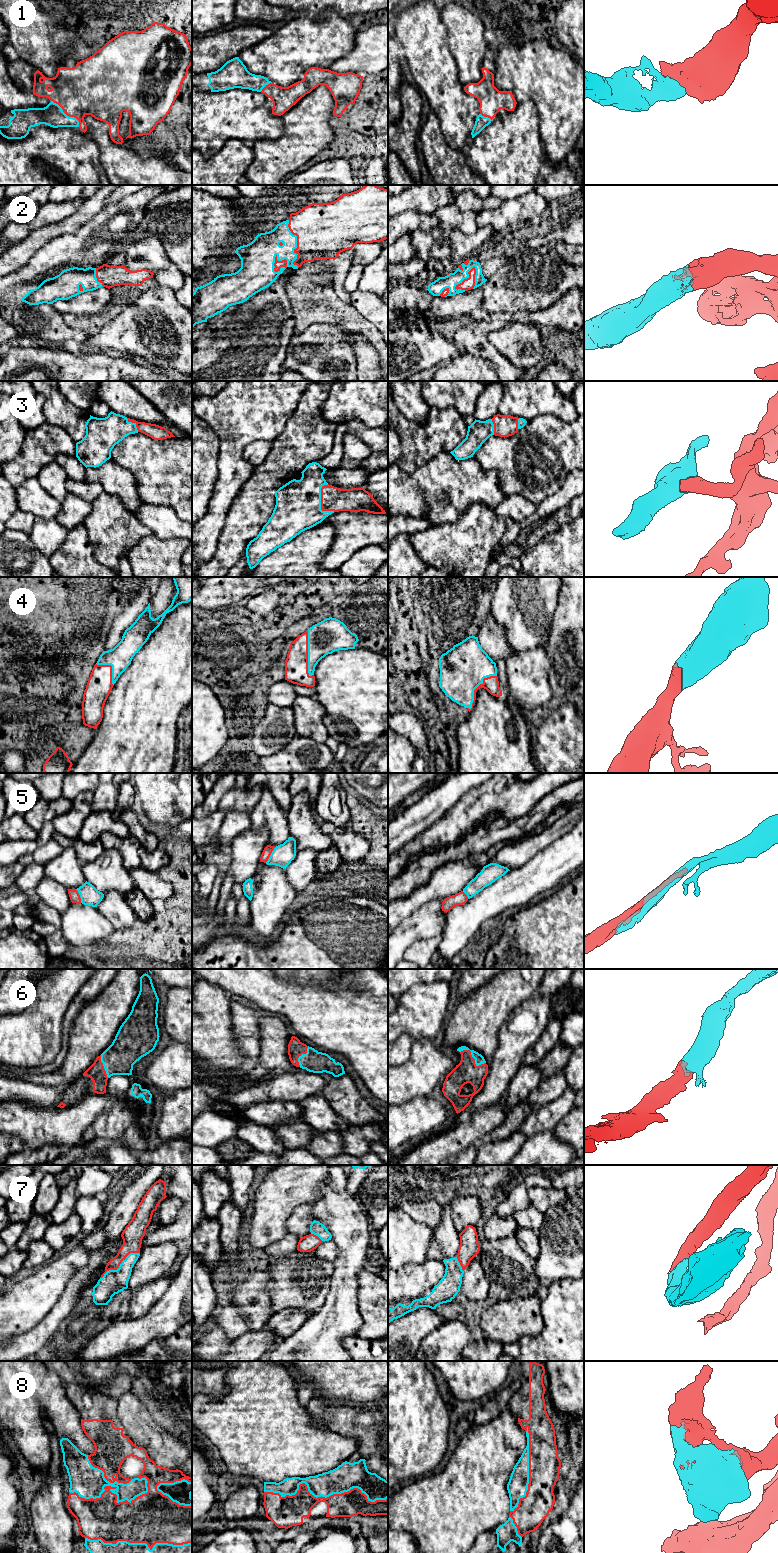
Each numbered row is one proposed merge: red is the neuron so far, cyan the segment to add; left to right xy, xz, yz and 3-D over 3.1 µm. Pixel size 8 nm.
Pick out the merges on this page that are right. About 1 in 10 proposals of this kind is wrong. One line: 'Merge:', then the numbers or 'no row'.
Merge: 1, 2, 3, 4, 5, 6, 7, 8

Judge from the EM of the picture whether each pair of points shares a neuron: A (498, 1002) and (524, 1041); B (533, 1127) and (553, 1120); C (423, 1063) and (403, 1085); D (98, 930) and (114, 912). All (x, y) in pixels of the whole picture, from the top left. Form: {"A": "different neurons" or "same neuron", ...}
{"A": "different neurons", "B": "same neuron", "C": "same neuron", "D": "different neurons"}

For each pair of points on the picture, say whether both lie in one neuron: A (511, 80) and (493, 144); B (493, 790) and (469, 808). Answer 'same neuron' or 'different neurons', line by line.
A: different neurons
B: same neuron

